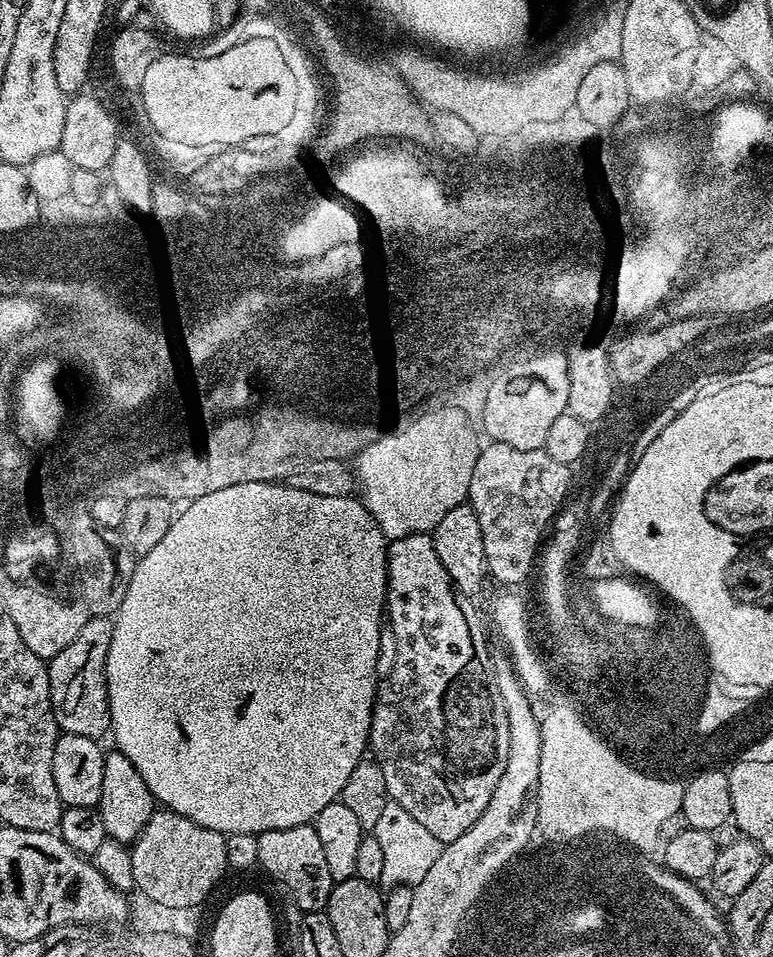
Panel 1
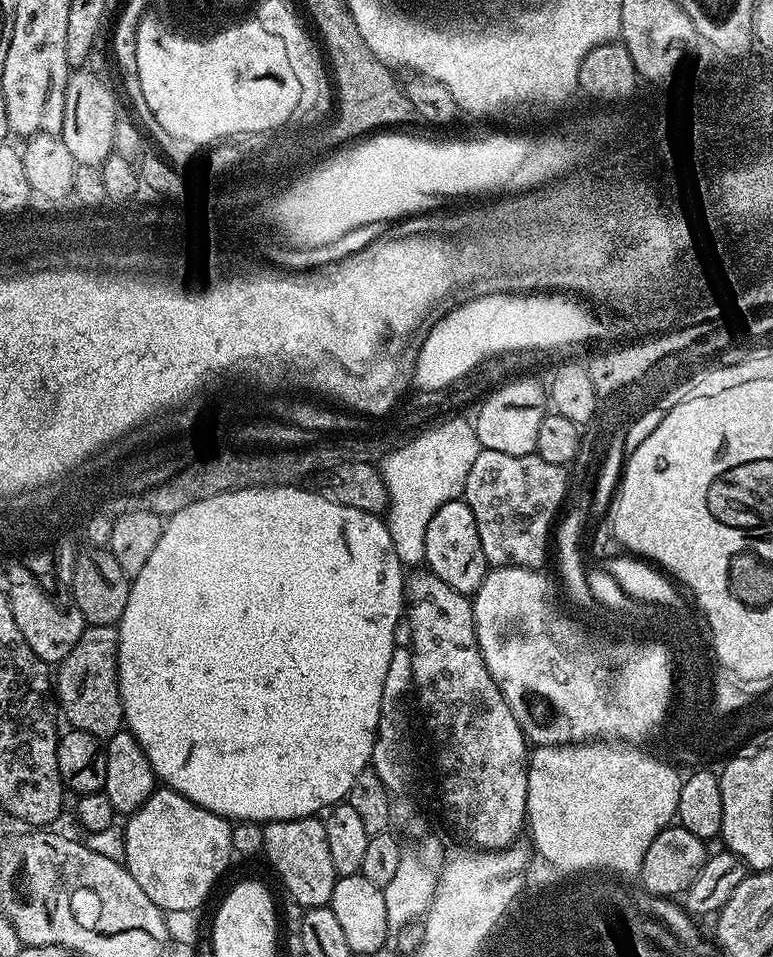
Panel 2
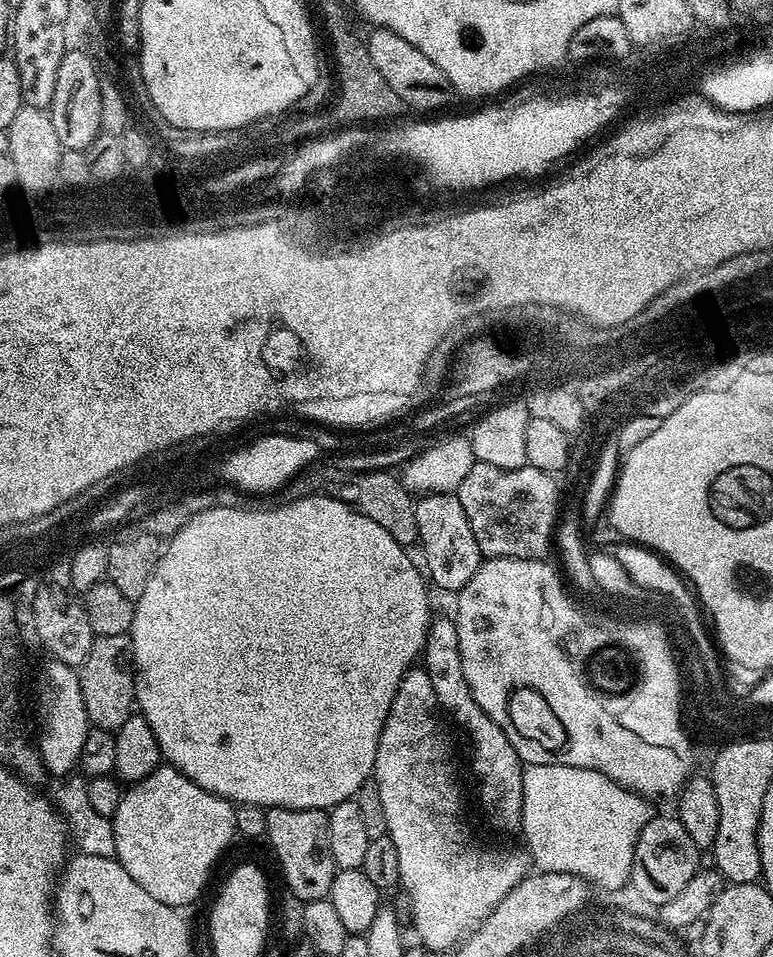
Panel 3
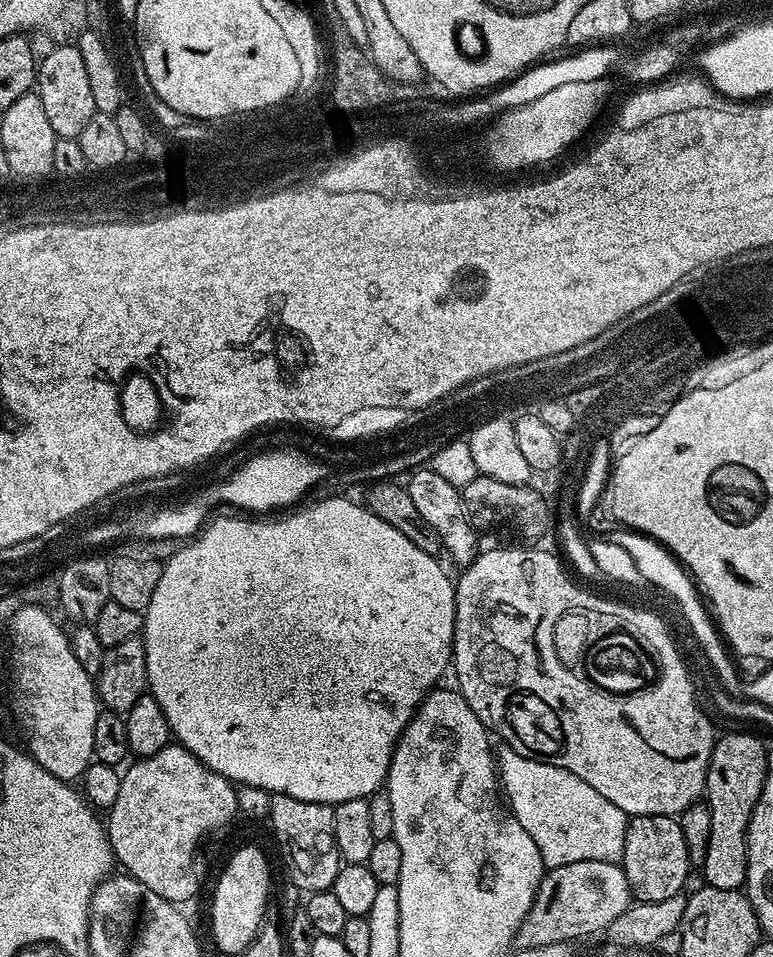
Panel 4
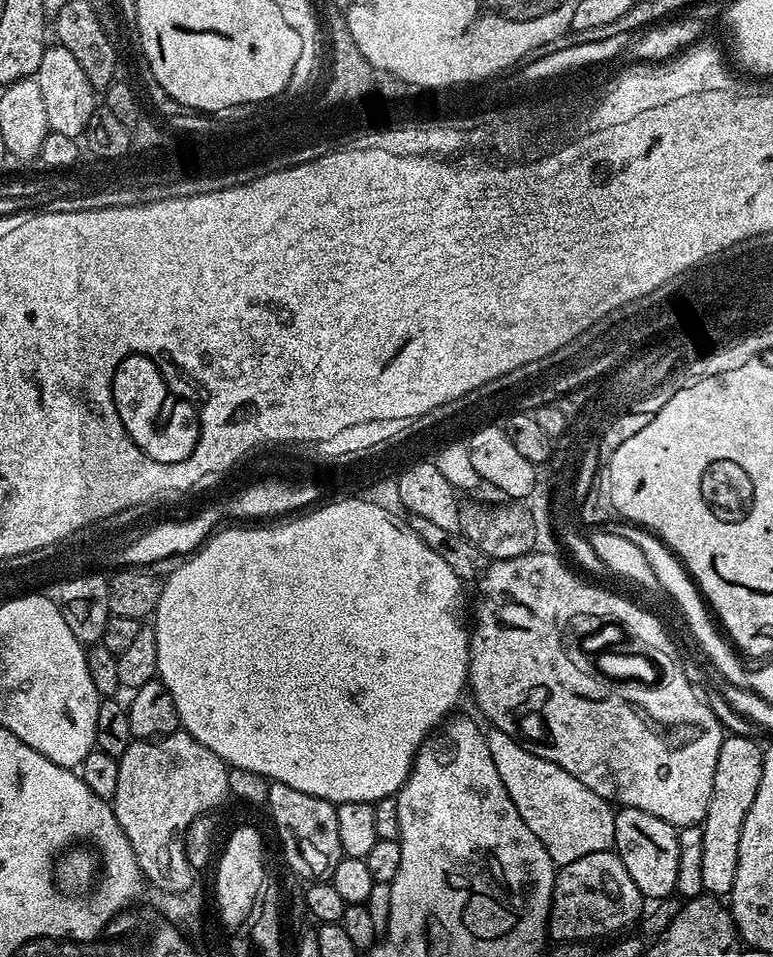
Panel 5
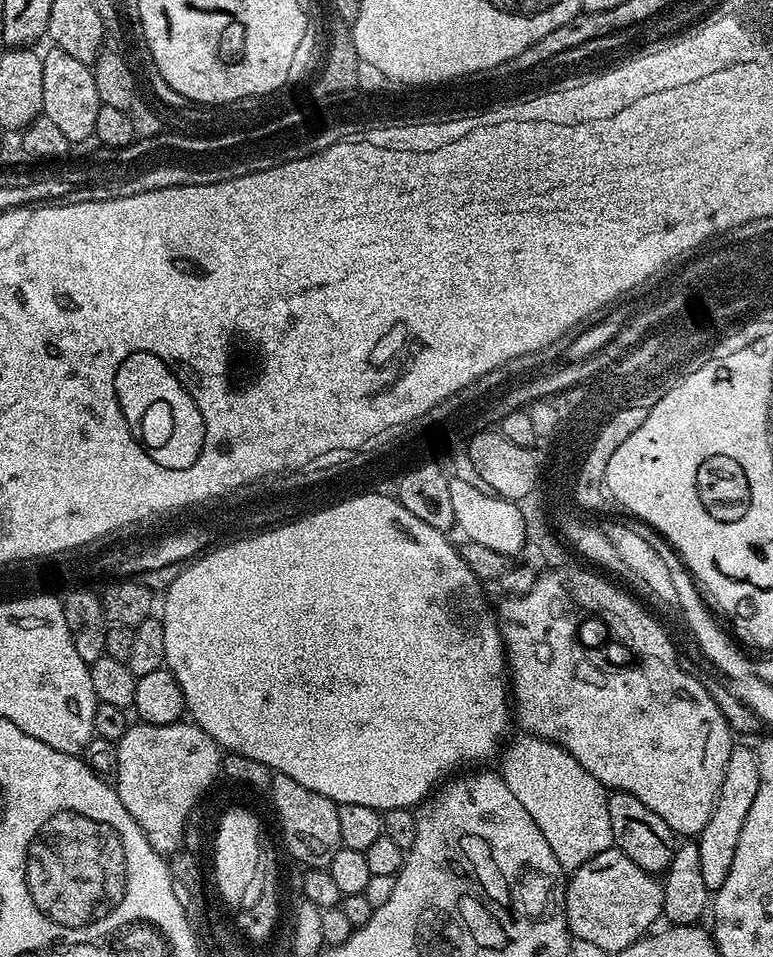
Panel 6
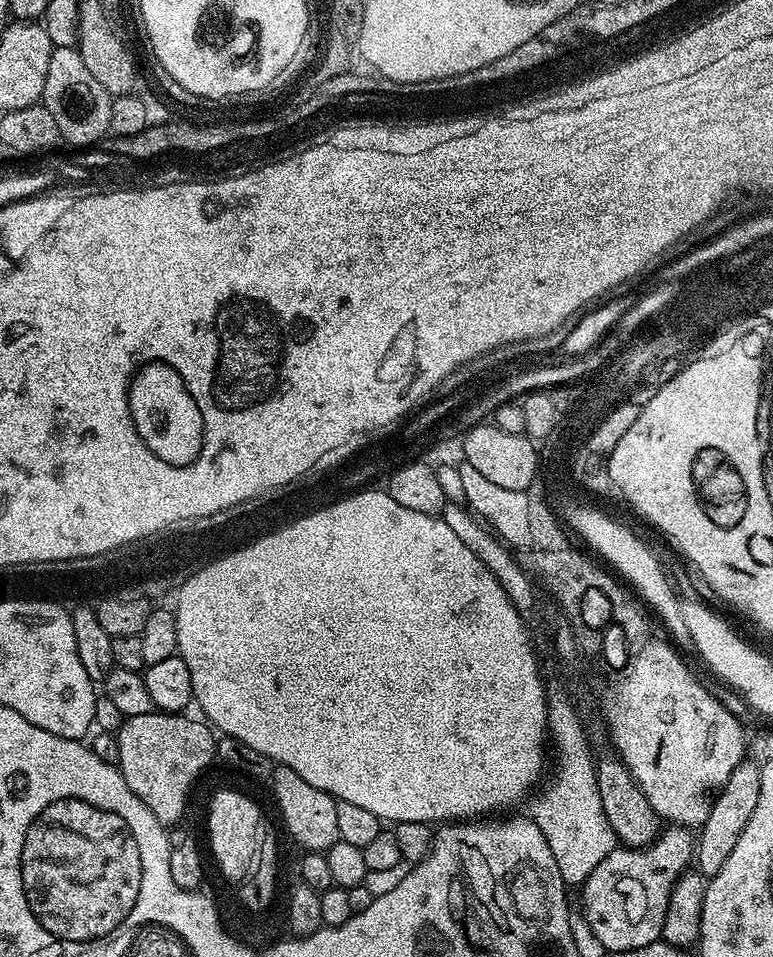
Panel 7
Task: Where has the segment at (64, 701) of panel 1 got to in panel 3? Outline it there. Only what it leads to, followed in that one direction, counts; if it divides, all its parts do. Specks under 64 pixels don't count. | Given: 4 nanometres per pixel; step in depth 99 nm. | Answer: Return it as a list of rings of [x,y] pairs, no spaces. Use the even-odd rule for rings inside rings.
[[[127,635],[97,636],[90,646],[90,654],[78,669],[82,702],[86,706],[89,725],[105,728],[115,733],[117,728],[134,715],[136,702],[136,681],[132,667],[132,642]]]

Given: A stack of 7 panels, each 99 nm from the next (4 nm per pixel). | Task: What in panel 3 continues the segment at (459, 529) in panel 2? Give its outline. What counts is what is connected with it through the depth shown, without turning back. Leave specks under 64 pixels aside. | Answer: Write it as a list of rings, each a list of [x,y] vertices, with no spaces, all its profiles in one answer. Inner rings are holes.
[[[446,492],[421,495],[416,500],[416,521],[420,535],[418,548],[424,551],[423,567],[427,579],[433,585],[436,583],[444,592],[459,592],[466,586],[466,582],[470,582],[470,578],[474,578],[482,563],[478,538],[474,538],[474,530],[470,530],[470,518],[466,518],[462,502],[454,494]]]

